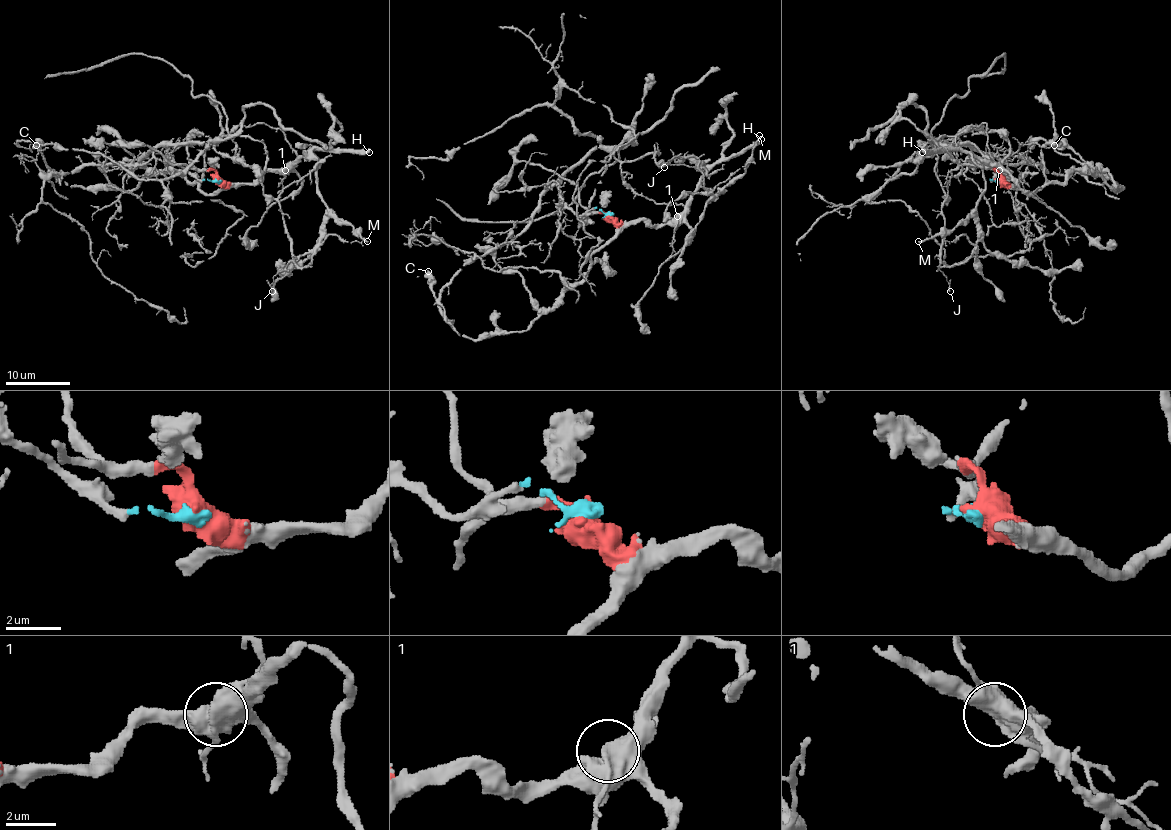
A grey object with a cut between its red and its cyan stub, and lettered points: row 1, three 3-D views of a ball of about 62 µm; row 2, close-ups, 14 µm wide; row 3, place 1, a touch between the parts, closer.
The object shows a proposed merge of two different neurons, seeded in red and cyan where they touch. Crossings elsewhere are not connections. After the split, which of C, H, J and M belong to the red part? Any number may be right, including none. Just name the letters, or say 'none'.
C, H, M

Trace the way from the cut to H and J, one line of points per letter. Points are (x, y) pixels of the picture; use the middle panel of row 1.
H: (609, 214), (619, 222), (646, 221), (658, 225), (669, 224), (716, 164), (742, 154), (761, 140)
J: (609, 214), (572, 211), (559, 180), (598, 148), (620, 161), (683, 157), (664, 167)

